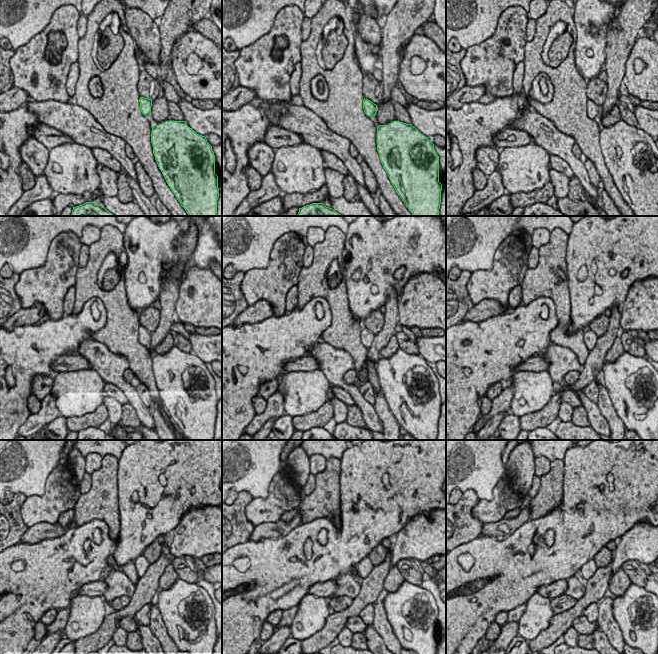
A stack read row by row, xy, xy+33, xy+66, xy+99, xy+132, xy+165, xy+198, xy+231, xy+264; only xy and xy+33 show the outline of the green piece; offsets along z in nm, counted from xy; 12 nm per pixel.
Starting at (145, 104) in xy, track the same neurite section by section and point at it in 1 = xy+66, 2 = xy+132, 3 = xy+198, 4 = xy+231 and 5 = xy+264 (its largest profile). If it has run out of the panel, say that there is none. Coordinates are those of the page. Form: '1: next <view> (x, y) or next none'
1: next xy+66 (592, 109)
2: next xy+132 (367, 336)
3: next xy+198 (141, 563)
4: next xy+231 (364, 567)
5: next xy+264 (589, 568)

